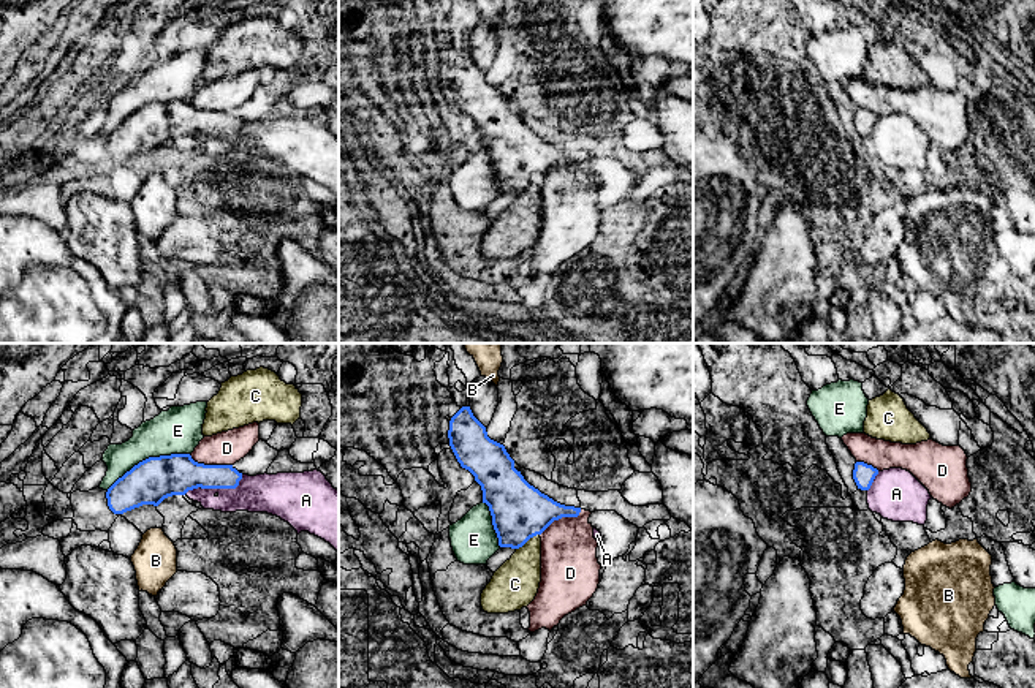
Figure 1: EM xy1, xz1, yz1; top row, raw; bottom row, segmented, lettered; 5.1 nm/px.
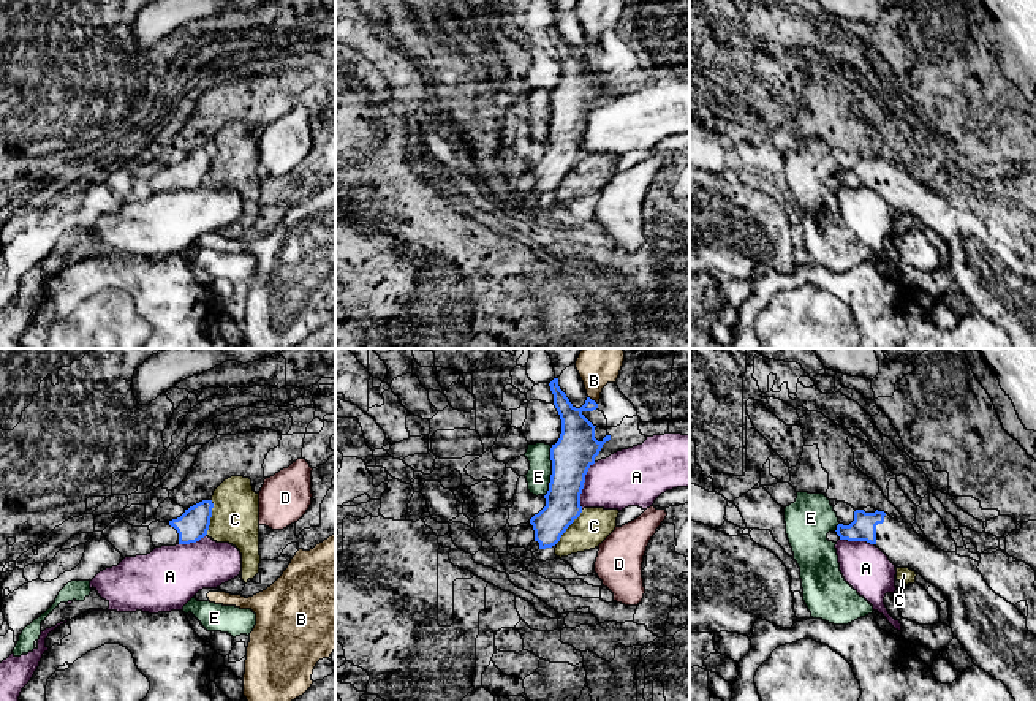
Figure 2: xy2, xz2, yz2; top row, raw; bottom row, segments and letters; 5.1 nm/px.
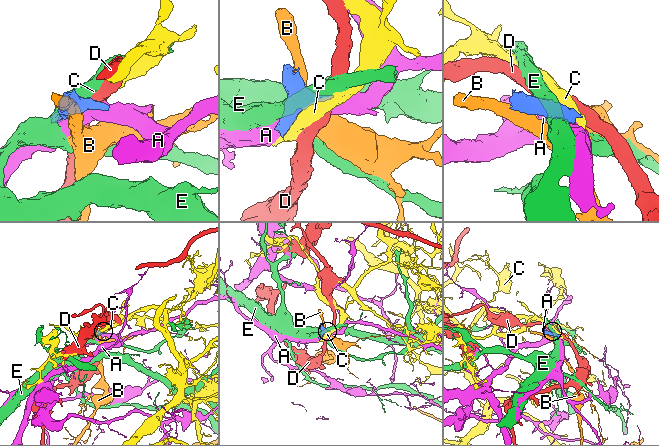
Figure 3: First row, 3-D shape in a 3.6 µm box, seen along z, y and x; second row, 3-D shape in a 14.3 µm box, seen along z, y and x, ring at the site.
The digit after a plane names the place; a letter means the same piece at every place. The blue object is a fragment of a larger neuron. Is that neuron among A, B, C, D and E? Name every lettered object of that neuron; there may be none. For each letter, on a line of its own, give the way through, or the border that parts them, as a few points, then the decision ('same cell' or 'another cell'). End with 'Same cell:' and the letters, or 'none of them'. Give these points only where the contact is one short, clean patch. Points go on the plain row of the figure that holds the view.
A: another cell
B: border xz2 (589, 41), (597, 49); another cell
C: another cell
D: border xy1 (189, 100), (198, 108), (231, 111); another cell
E: another cell
Same cell: none of them

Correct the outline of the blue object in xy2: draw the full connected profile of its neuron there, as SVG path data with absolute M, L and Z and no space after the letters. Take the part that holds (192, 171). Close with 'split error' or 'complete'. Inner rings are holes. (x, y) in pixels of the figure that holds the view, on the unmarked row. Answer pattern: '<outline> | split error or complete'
M202 146L169 168L152 168L149 171L155 193L190 190L207 180L212 163L212 146Z | split error

